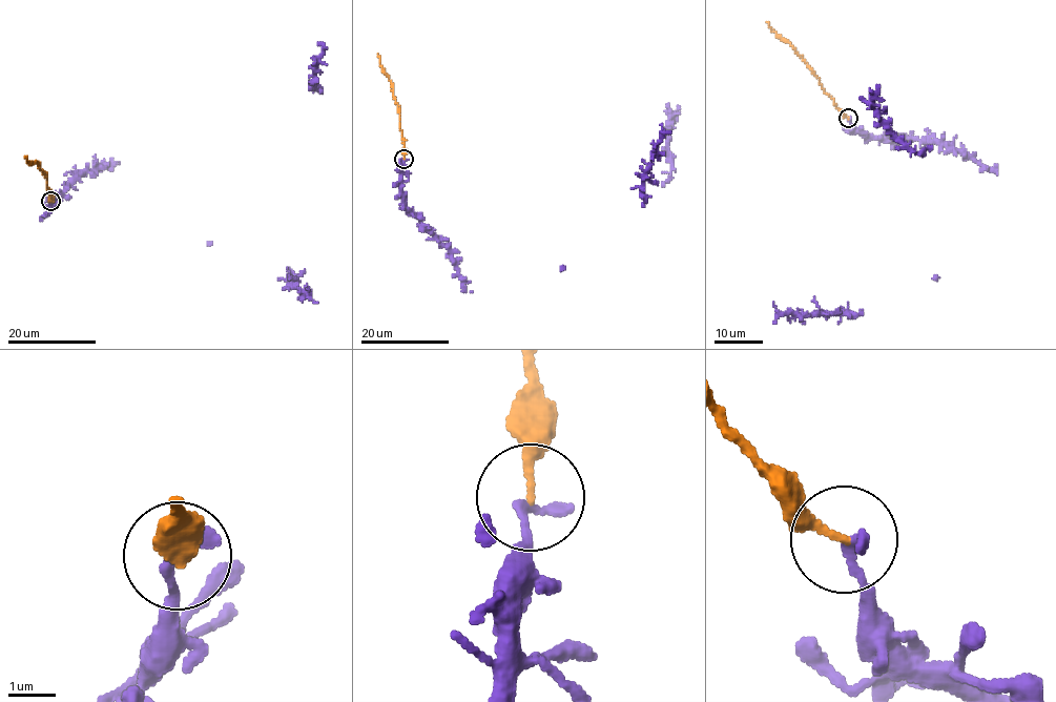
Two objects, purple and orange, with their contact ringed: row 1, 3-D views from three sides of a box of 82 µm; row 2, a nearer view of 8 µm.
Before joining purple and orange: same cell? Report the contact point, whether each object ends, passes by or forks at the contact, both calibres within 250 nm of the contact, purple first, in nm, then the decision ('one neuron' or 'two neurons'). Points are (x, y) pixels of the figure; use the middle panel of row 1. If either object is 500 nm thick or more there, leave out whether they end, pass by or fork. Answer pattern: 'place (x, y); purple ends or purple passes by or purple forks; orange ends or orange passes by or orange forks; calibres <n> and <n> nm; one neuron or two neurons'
place (404, 159); purple ends; orange ends; calibres 280 and 190 nm; two neurons

